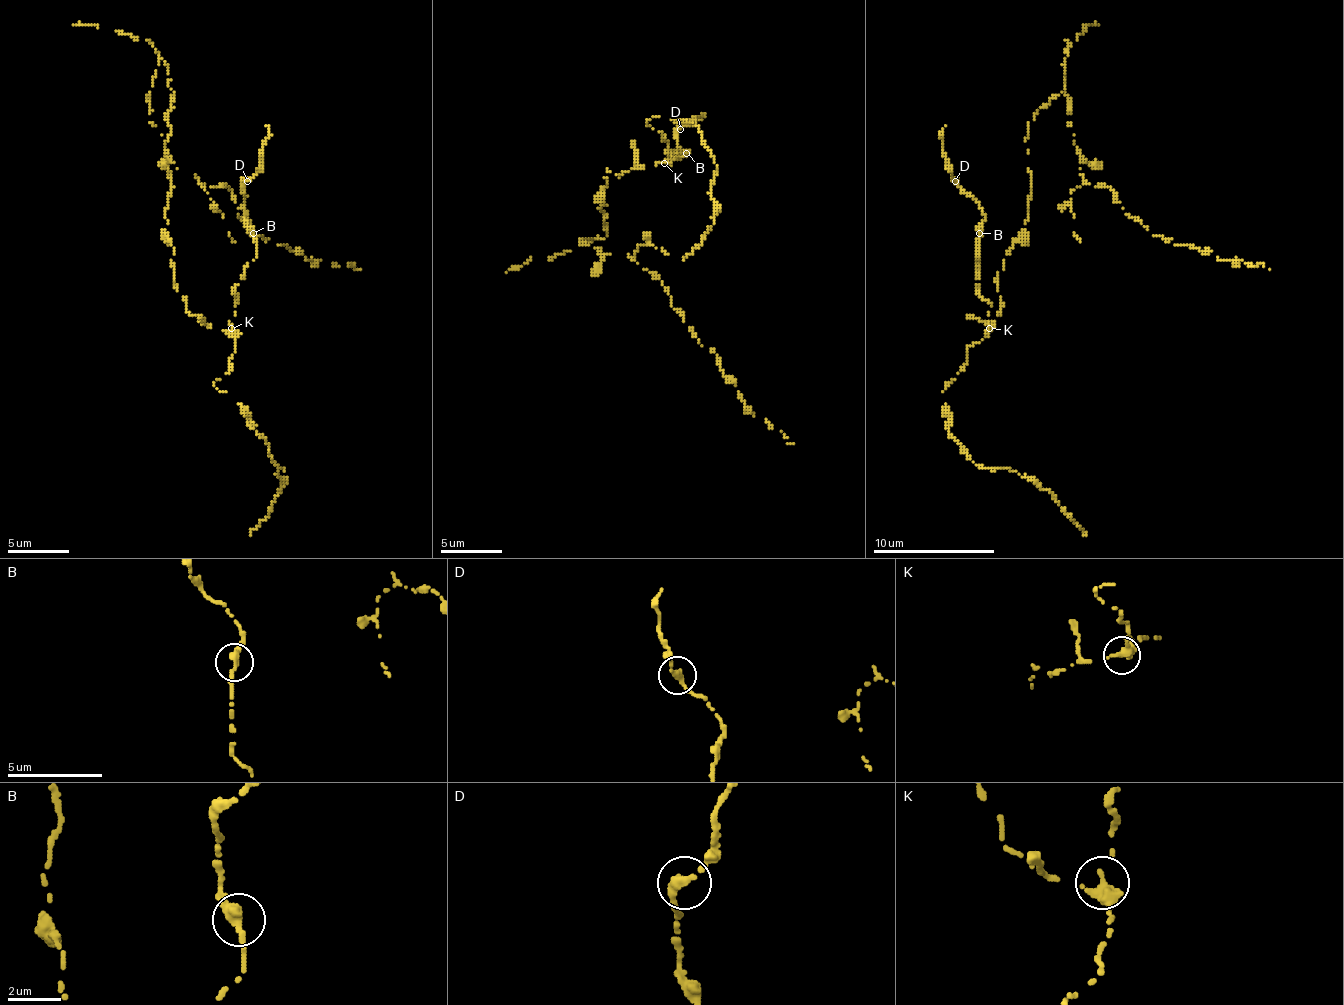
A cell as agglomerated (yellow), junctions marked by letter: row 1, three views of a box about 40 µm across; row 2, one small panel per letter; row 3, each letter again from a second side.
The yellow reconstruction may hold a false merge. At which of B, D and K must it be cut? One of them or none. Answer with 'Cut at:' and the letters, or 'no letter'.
Cut at: K

